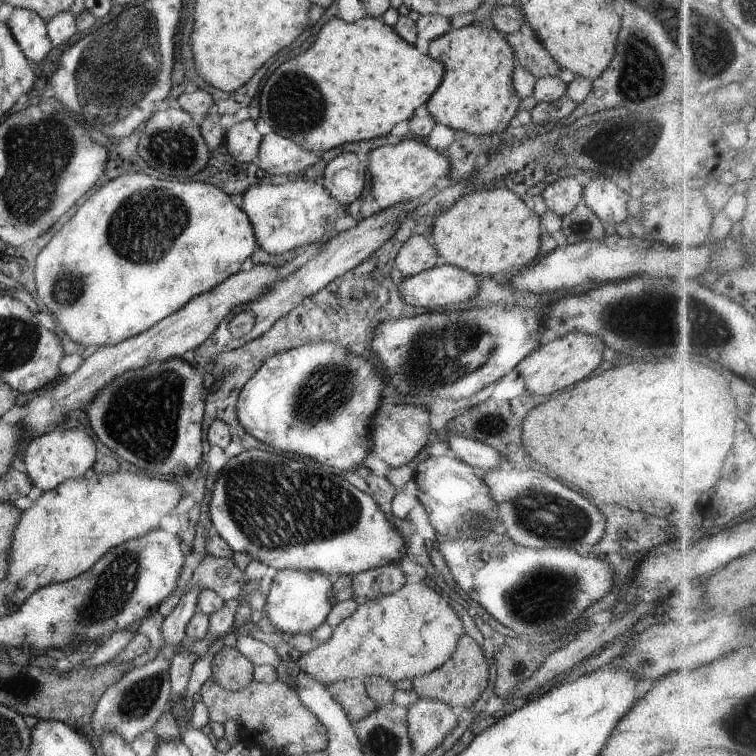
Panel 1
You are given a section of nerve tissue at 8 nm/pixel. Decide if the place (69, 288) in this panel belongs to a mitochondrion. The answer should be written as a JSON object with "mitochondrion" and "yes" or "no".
{"mitochondrion":"yes"}

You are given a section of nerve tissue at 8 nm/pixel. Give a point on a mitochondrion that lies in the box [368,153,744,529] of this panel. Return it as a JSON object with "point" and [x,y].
{"point":[439,354]}

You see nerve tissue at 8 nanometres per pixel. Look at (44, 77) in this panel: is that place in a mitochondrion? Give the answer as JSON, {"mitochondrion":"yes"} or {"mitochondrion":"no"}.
{"mitochondrion":"no"}

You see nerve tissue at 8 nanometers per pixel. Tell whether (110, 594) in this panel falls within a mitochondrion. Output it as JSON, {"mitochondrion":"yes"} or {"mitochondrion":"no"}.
{"mitochondrion":"yes"}

